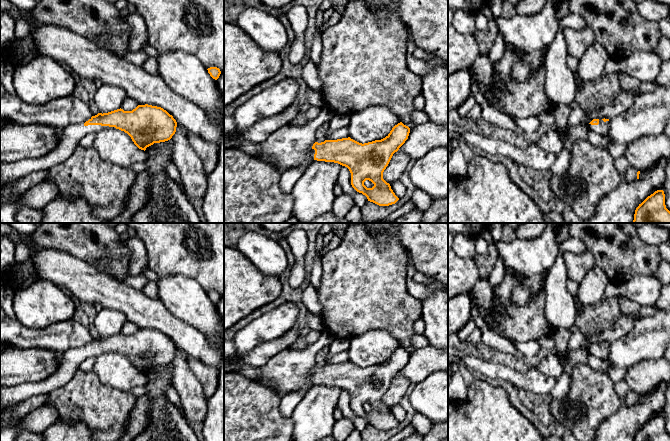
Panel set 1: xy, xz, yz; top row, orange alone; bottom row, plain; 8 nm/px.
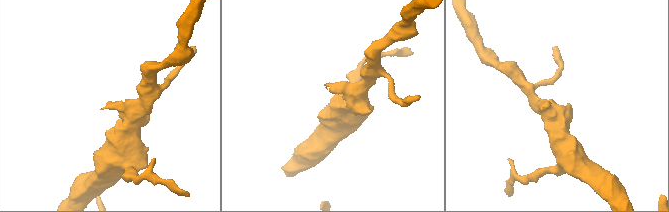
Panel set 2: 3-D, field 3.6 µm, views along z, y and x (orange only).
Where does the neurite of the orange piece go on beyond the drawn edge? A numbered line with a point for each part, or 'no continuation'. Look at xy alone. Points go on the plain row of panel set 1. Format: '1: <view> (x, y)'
1: xy (70, 361)

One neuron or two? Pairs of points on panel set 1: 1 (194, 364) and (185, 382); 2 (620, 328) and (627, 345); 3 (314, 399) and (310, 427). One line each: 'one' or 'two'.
1: two
2: two
3: one

